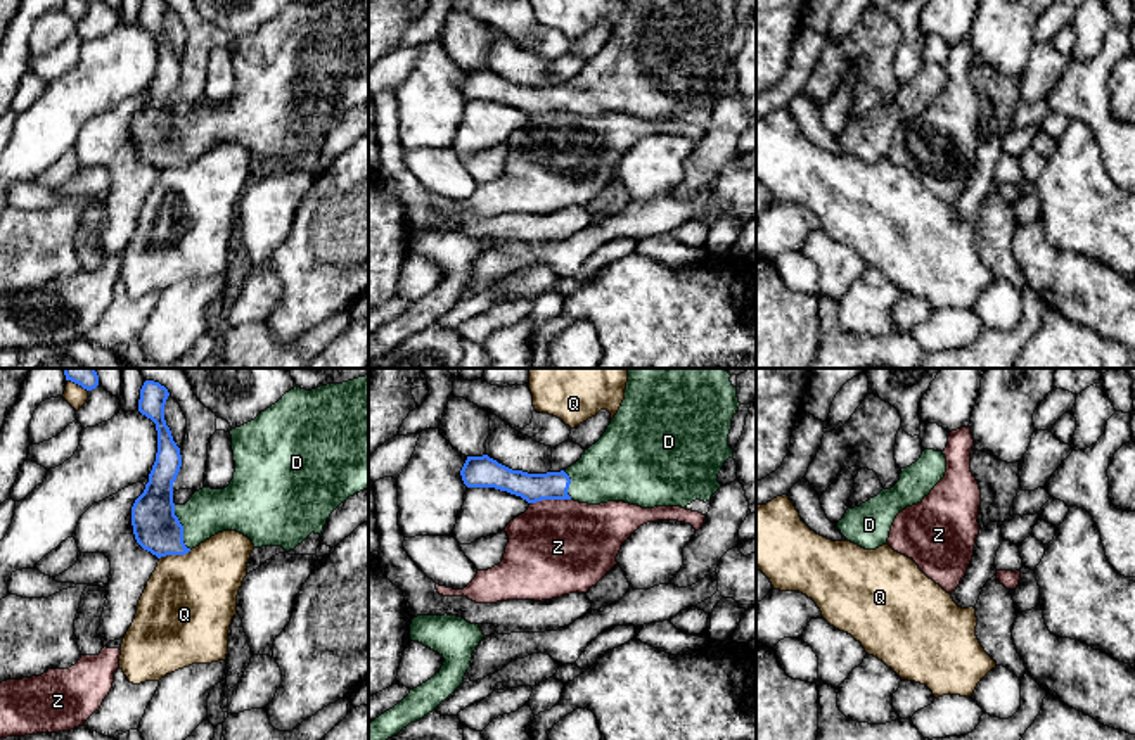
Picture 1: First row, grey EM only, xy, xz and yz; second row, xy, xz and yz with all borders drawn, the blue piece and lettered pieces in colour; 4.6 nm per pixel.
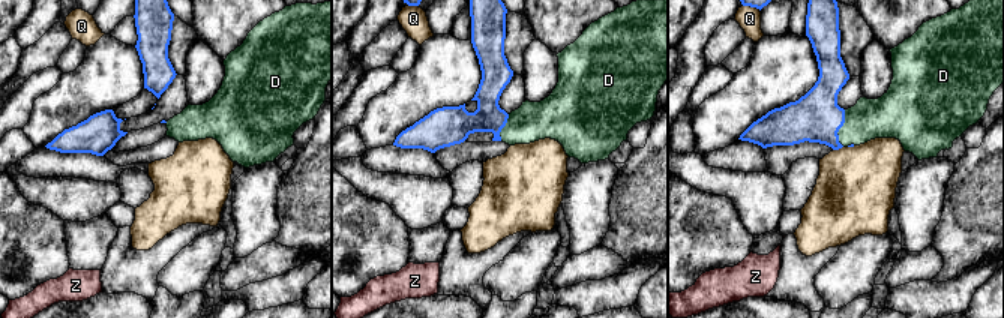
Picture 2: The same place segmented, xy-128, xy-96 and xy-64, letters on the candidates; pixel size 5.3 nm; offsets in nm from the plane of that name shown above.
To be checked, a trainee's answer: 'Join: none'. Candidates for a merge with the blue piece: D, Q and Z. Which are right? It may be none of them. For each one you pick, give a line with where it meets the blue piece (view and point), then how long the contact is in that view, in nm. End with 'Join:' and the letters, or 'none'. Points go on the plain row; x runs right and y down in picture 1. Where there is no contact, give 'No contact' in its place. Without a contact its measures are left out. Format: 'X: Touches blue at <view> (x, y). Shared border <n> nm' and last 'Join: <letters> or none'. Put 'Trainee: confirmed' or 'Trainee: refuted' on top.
Trainee: refuted
D: Touches blue at xy (182, 140). Shared border 220 nm
Join: D

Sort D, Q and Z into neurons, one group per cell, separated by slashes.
D / Q / Z

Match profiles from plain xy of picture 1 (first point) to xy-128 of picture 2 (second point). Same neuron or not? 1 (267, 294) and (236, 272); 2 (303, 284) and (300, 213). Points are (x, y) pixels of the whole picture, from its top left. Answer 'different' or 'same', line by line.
1: same
2: same

